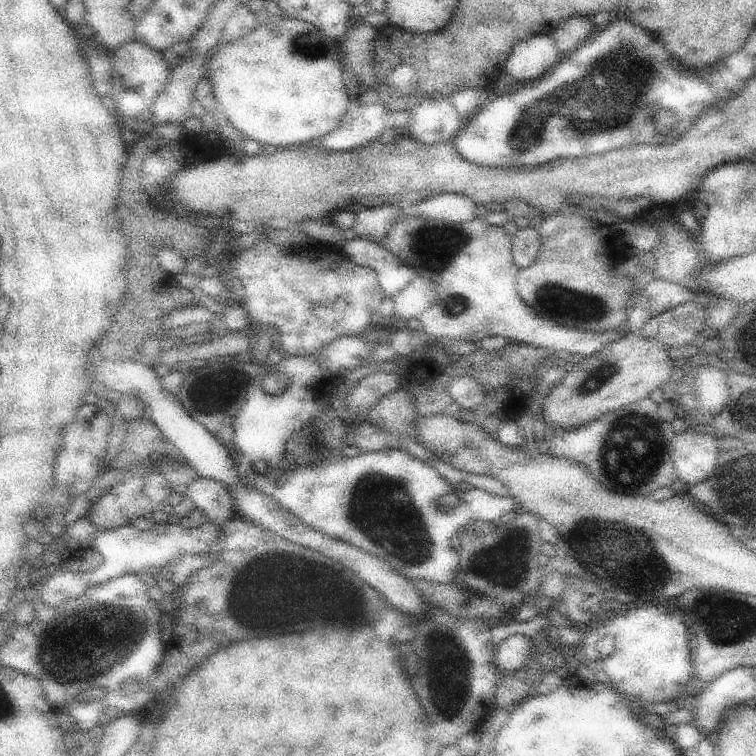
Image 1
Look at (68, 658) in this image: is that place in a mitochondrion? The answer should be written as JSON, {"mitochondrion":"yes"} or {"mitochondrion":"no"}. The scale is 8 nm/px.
{"mitochondrion":"yes"}

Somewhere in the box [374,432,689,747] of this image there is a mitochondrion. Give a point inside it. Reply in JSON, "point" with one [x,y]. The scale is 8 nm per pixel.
{"point":[625,546]}

